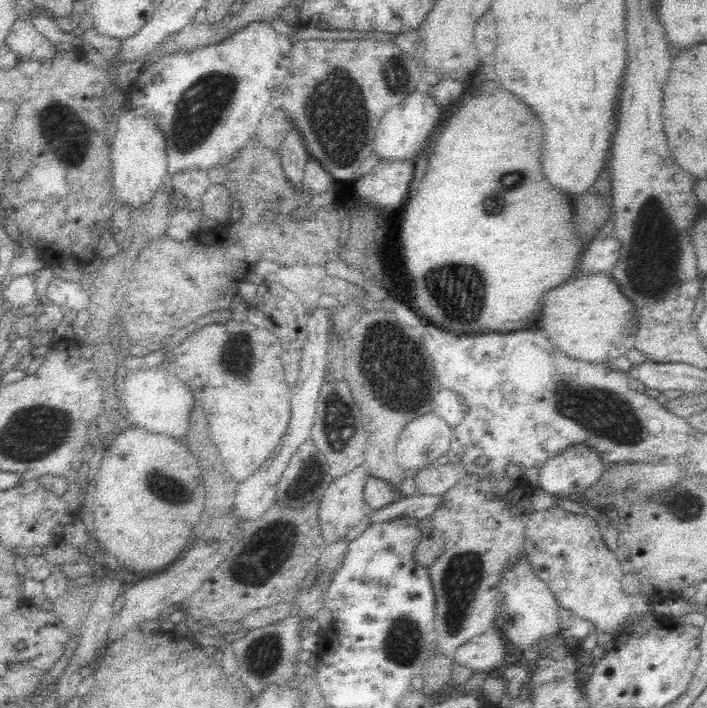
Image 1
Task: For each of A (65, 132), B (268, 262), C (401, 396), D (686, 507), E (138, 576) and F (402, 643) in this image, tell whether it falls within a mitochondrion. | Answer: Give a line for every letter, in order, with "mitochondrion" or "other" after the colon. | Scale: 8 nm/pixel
A: mitochondrion
B: other
C: mitochondrion
D: mitochondrion
E: other
F: mitochondrion

